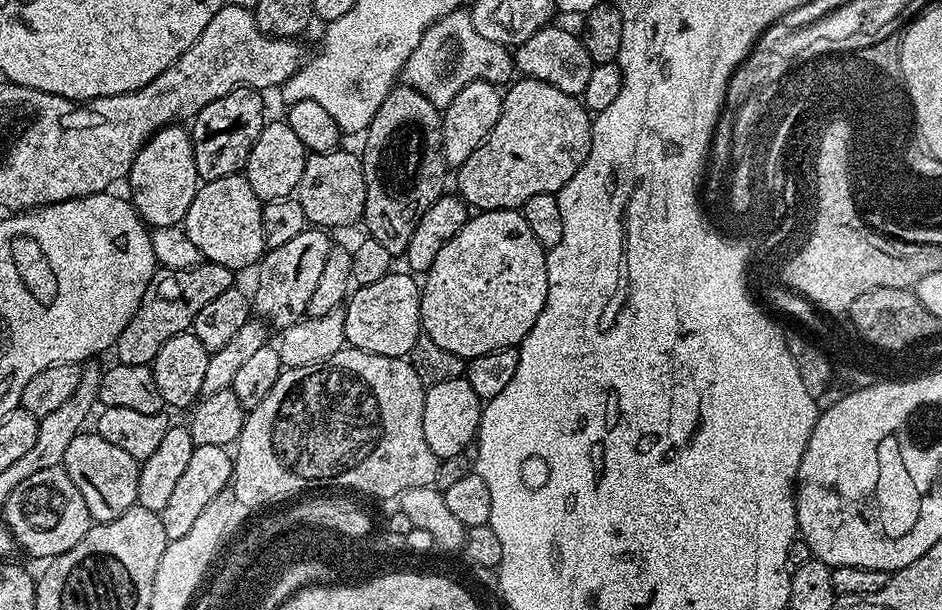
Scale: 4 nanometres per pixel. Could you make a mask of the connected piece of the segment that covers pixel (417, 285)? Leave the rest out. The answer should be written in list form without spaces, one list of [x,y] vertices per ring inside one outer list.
[[[391,270],[369,285],[359,286],[349,295],[344,313],[344,339],[351,347],[370,354],[407,357],[422,334],[420,294],[422,284],[407,271]]]

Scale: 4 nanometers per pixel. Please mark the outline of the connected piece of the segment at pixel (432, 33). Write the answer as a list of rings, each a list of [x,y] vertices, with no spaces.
[[[457,10],[436,20],[425,30],[418,46],[414,47],[414,52],[404,64],[402,80],[404,78],[403,83],[407,87],[417,88],[433,106],[443,110],[450,102],[454,102],[454,94],[458,94],[458,90],[462,90],[464,86],[470,86],[475,80],[485,80],[497,86],[504,86],[513,79],[512,72],[514,73],[513,53],[505,45],[492,42],[490,38],[478,34],[471,11]]]

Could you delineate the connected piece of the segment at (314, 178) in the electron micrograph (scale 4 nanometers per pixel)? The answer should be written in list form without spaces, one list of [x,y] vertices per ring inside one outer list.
[[[337,150],[335,152],[313,152],[308,157],[306,166],[302,170],[302,178],[296,187],[294,198],[302,206],[306,213],[309,225],[321,230],[333,230],[332,228],[348,228],[351,224],[359,225],[364,218],[366,210],[366,174],[364,162],[359,155],[352,152]]]

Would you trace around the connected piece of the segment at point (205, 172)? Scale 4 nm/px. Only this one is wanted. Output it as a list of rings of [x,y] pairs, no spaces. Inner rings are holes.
[[[237,86],[233,92],[207,104],[190,124],[194,162],[201,181],[235,176],[248,161],[254,142],[266,123],[264,100],[255,88]]]

